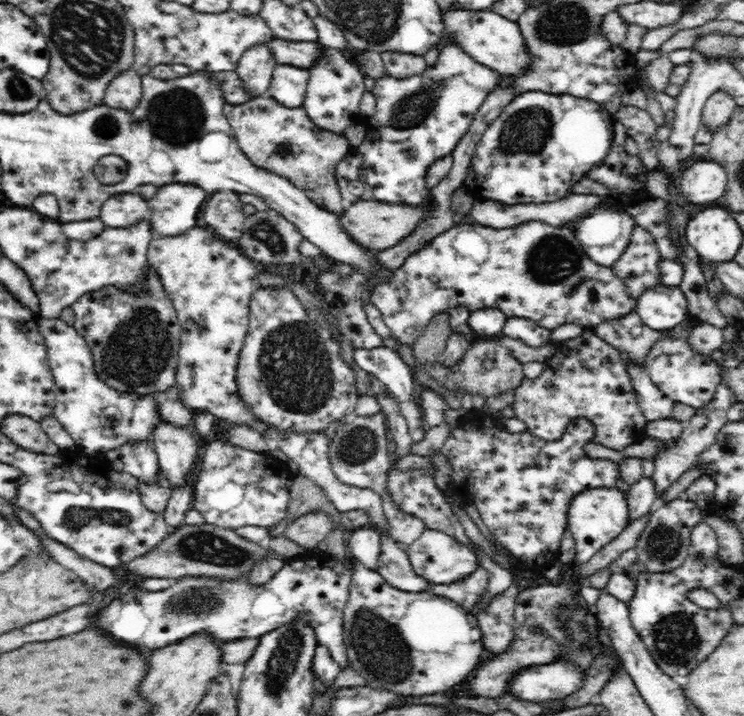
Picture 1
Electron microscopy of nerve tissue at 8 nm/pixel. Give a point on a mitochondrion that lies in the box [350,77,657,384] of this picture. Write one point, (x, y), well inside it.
(551, 260)

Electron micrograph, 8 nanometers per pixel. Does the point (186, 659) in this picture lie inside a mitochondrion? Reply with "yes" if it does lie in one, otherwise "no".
no

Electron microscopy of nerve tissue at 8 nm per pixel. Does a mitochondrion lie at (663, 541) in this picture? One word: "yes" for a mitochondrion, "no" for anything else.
yes

